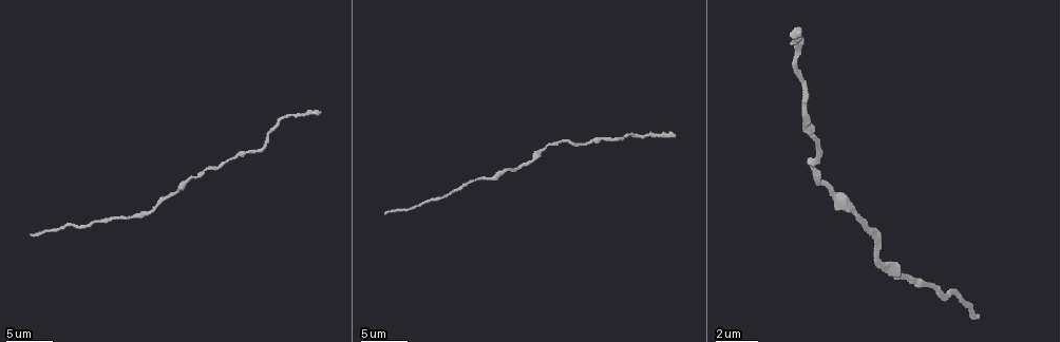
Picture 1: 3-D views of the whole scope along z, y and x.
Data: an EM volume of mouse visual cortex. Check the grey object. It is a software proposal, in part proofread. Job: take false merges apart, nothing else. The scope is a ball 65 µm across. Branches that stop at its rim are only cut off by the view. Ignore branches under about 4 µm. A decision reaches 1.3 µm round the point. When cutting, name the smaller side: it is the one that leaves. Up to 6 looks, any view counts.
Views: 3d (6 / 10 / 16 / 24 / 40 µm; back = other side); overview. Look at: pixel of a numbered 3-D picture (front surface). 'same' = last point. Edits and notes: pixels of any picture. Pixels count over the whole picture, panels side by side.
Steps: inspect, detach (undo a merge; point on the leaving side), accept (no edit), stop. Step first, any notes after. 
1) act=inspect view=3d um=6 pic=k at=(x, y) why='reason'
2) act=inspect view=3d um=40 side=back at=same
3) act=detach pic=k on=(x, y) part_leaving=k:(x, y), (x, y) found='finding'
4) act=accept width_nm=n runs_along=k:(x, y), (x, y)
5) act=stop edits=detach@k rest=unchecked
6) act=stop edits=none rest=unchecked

act=inspect view=3d um=10 pic=1 at=(849, 207)

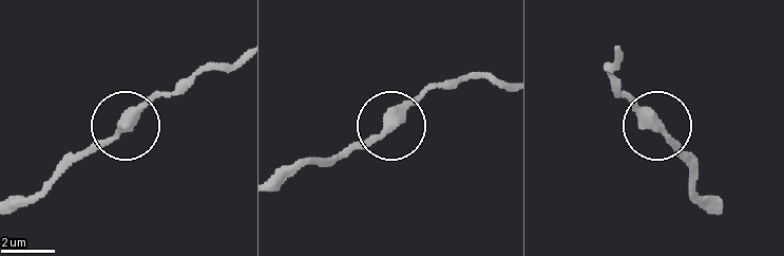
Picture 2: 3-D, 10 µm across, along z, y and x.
act=accept runs_along=2:(123, 127), (169, 95) found='continuous, no second neuron'

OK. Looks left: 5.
act=inspect view=3d um=6 pic=1 at=(589, 144) why='thick turns thin'

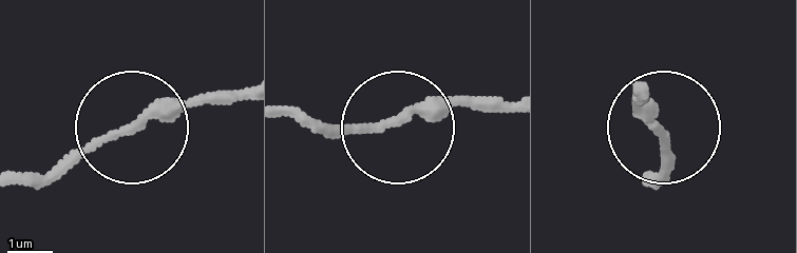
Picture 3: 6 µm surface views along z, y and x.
act=inspect view=3d um=6 side=back pic=3 at=(655, 127) why='other side'

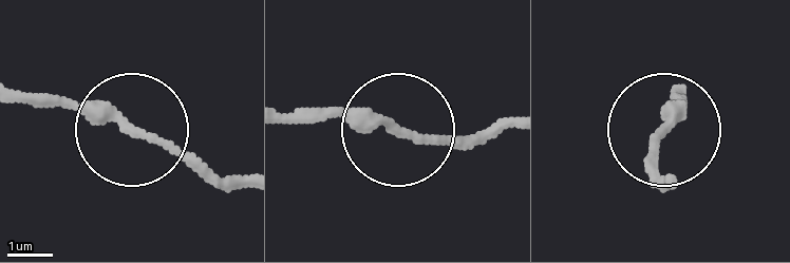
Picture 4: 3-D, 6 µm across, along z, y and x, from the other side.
act=accept runs_along=4:(508, 123), (395, 134), (297, 111) found='continuous, no second neuron'

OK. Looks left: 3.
act=inspect view=3d um=16 pic=1 at=(451, 194) why='narrows sharply'

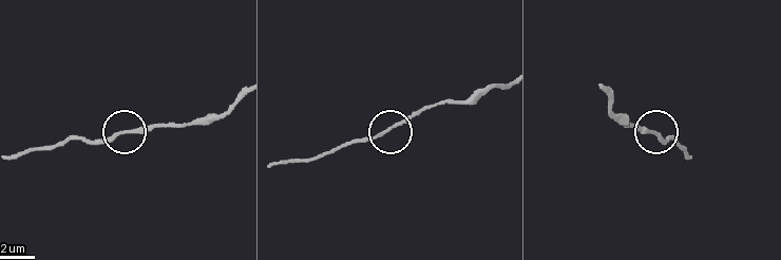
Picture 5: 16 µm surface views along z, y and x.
act=accept runs_along=5:(502, 84), (460, 100), (421, 107), (392, 129), (355, 142) found='all the same neuron'

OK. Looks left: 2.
act=stop edits=none rest=unchecked

